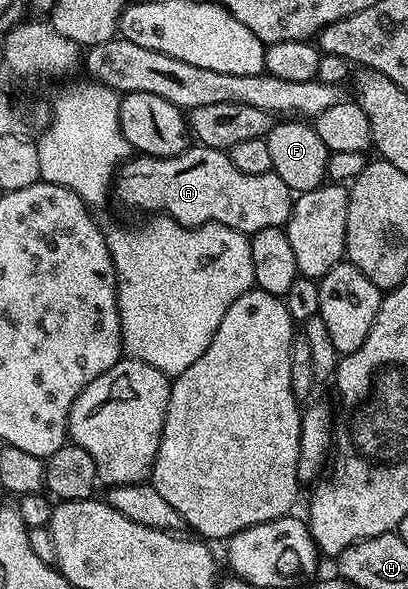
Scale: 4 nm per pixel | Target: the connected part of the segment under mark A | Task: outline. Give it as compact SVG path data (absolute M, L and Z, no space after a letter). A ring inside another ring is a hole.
M189 146L186 151L177 156L142 156L133 155L120 165L114 177L114 196L121 200L128 208L149 208L152 214L167 214L172 219L177 220L184 228L197 228L203 224L221 224L222 226L230 226L236 228L239 232L251 234L258 230L266 230L267 228L284 228L287 225L290 214L292 213L292 202L294 193L286 186L286 182L282 182L282 178L278 178L276 172L267 172L266 174L242 174L242 170L238 170L238 166L234 166L234 162L230 162L227 151L218 148L205 148L203 146Z

